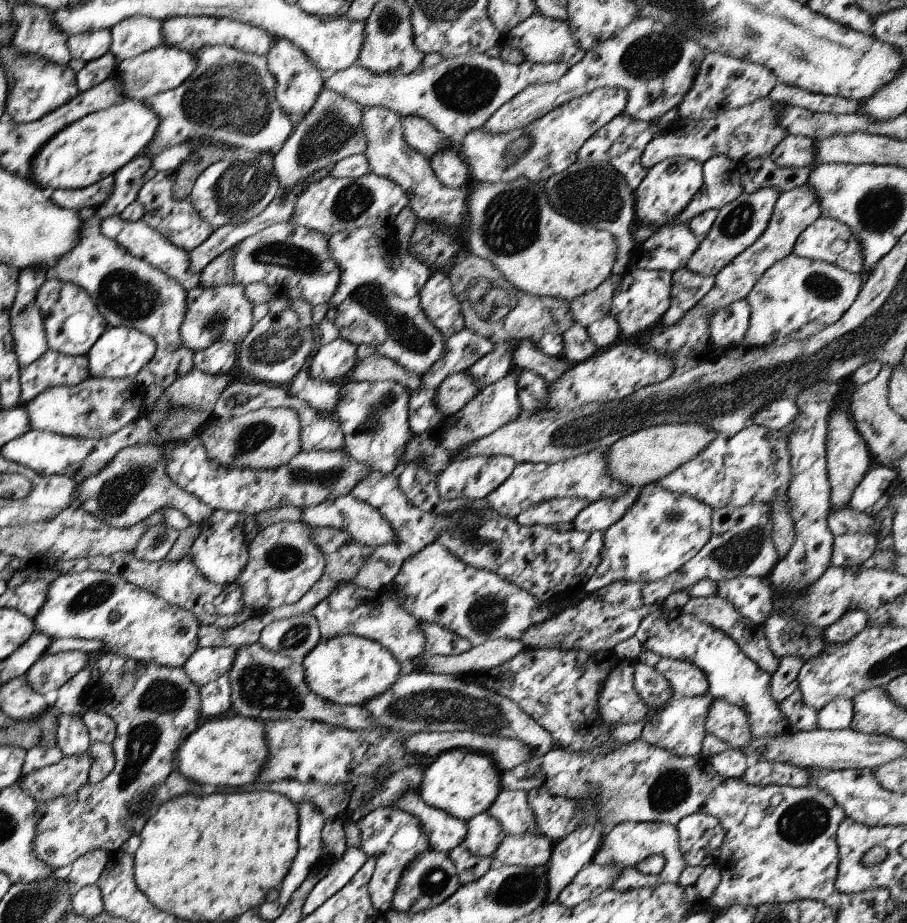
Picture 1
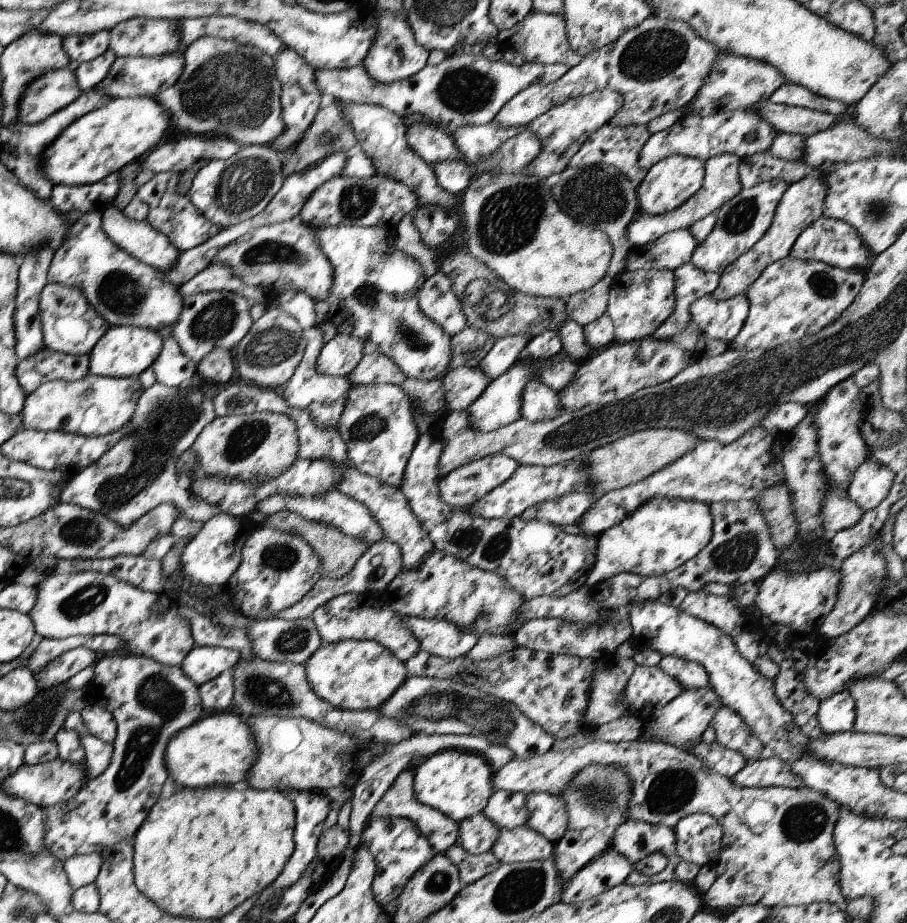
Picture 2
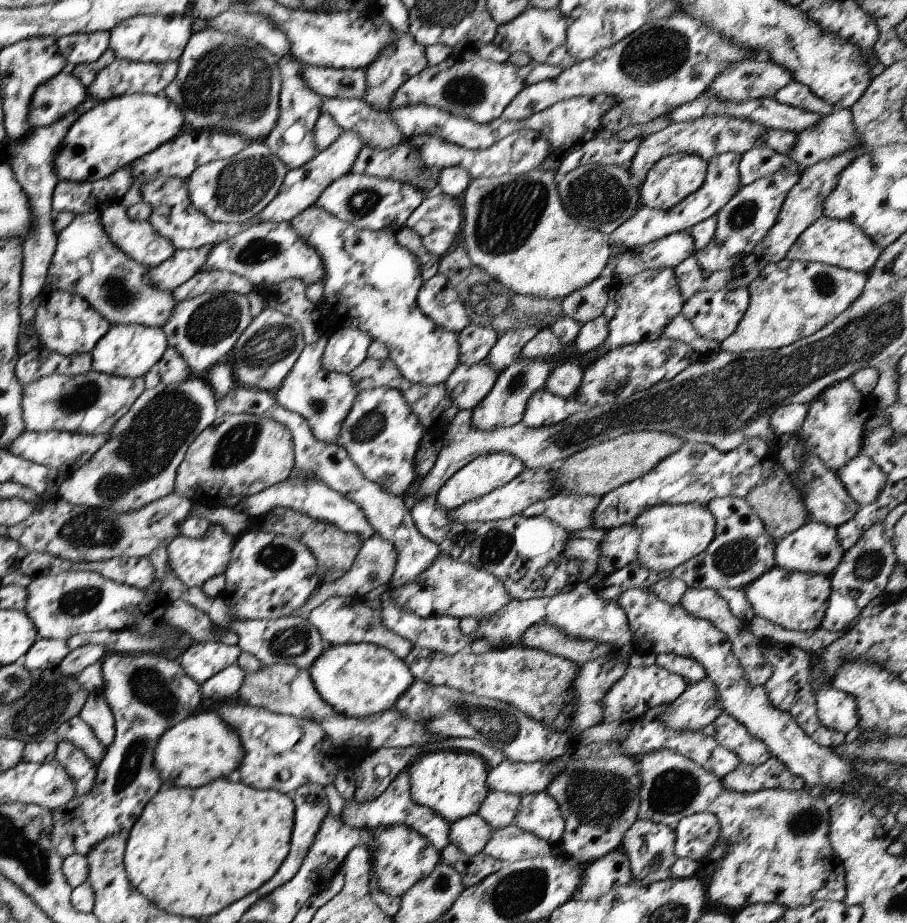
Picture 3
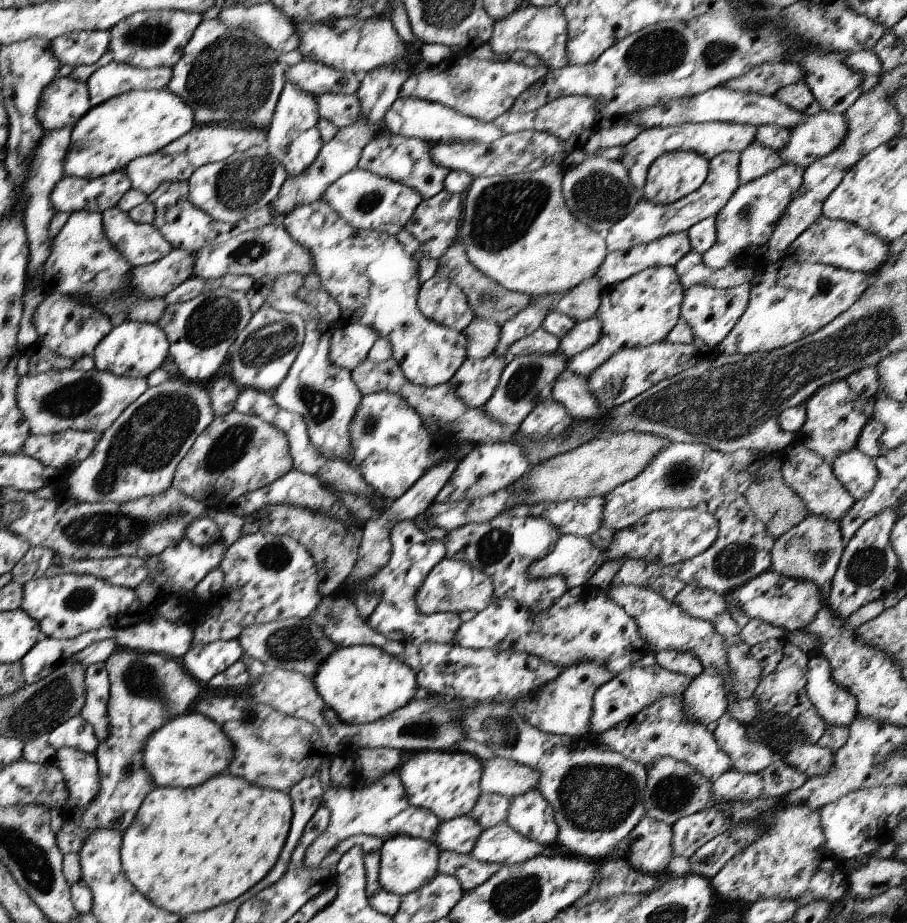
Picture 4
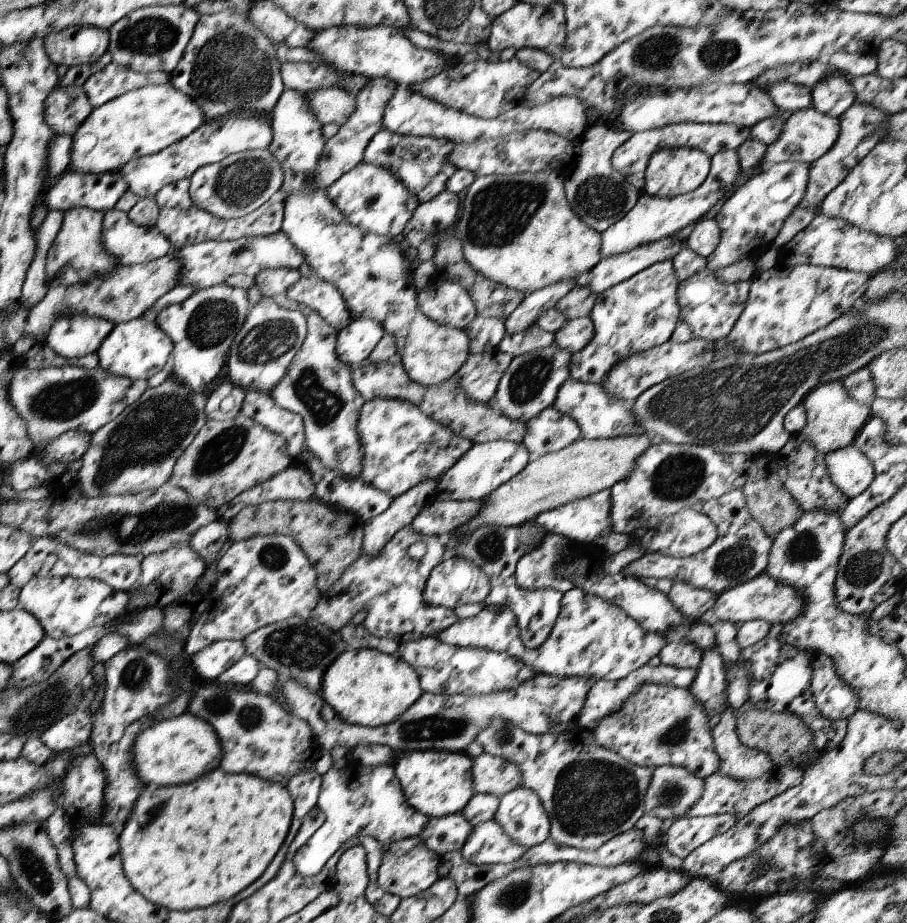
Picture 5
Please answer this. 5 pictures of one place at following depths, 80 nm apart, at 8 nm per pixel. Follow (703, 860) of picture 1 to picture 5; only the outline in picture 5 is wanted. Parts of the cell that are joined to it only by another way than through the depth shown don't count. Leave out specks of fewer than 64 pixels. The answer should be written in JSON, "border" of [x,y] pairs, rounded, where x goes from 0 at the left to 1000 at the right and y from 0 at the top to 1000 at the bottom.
{"border":[[[804,881],[745,886],[733,897],[731,914],[738,924],[754,931],[757,925],[786,905],[795,904],[811,892],[811,886]]]}

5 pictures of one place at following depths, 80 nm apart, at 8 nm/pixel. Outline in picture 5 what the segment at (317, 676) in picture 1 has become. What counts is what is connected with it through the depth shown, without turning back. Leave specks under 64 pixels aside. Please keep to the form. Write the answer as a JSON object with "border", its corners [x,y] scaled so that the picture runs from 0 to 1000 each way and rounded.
{"border":[[[380,702],[358,725],[351,743],[352,754],[376,780],[401,788],[432,783],[464,751],[460,730],[444,714],[406,702]]]}

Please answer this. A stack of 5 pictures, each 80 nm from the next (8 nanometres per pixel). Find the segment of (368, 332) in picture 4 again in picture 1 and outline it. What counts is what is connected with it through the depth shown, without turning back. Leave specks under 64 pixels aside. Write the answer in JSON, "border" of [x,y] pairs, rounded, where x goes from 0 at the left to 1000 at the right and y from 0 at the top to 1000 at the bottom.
{"border":[[[376,365],[356,375],[350,375],[342,388],[340,404],[354,413],[374,412],[393,394],[393,374]]]}

